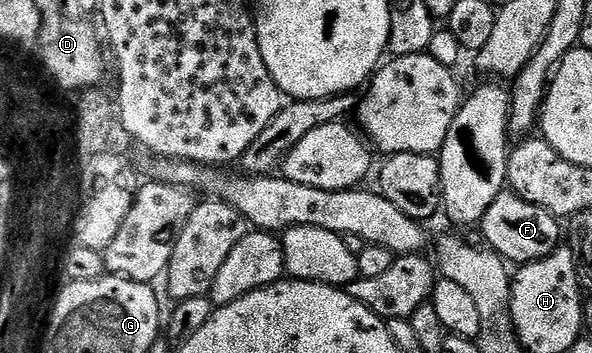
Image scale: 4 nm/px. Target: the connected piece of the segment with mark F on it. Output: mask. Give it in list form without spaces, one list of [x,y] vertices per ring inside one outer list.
[[[511,190],[501,192],[498,199],[490,206],[490,210],[486,210],[482,221],[483,228],[483,243],[516,266],[546,258],[562,244],[561,221],[546,210],[542,210],[542,206],[534,206],[518,198]]]

